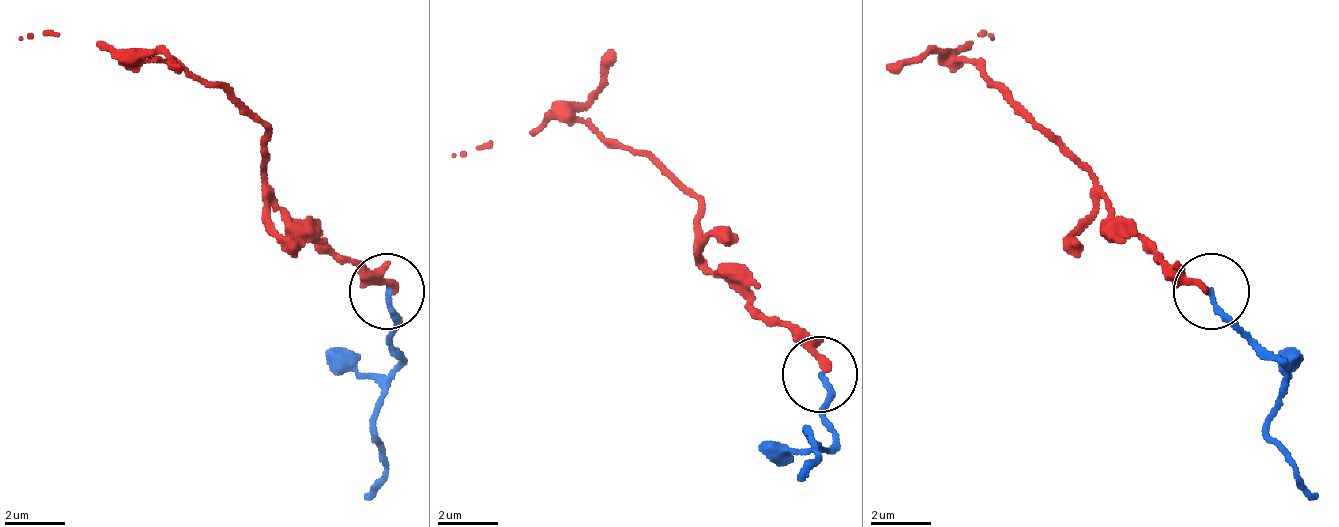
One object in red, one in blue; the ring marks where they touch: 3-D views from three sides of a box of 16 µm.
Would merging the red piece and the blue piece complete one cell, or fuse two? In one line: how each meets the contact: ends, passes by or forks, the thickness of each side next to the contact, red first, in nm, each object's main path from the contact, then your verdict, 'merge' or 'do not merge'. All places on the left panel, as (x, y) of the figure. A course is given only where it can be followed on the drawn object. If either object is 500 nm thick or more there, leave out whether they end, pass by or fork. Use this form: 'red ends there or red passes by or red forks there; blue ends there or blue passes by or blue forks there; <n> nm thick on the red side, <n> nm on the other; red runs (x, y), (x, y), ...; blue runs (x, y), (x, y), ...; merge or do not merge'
red ends there; blue ends there; 240 nm thick on the red side, 170 nm on the other; red runs (388, 289), (336, 259), (275, 198), (268, 131), (207, 78), (117, 55), (56, 32), (19, 40); blue runs (388, 289), (388, 349), (404, 365), (388, 387), (373, 440), (381, 485), (366, 500); do not merge

